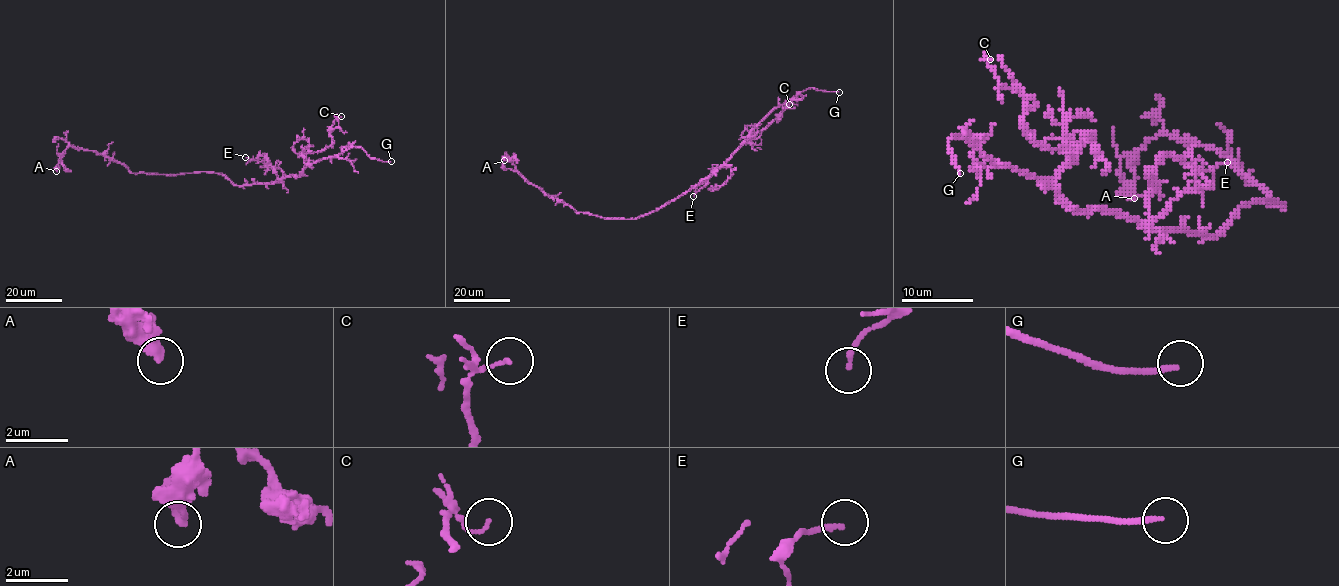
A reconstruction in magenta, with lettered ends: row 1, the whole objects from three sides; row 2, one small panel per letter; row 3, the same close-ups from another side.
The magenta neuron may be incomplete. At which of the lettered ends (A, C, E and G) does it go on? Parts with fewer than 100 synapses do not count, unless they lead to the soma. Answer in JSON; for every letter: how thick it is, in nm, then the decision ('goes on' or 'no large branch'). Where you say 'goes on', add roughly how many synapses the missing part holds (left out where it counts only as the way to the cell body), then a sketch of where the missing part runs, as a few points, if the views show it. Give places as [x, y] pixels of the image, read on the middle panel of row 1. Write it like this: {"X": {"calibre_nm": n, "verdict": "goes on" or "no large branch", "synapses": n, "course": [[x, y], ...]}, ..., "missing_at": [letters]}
{"A": {"calibre_nm": 320, "verdict": "no large branch"}, "C": {"calibre_nm": 110, "verdict": "no large branch"}, "E": {"calibre_nm": 150, "verdict": "no large branch"}, "G": {"calibre_nm": 190, "verdict": "goes on", "course": [[839, 92], [865, 97], [885, 113]]}, "missing_at": ["G"]}

